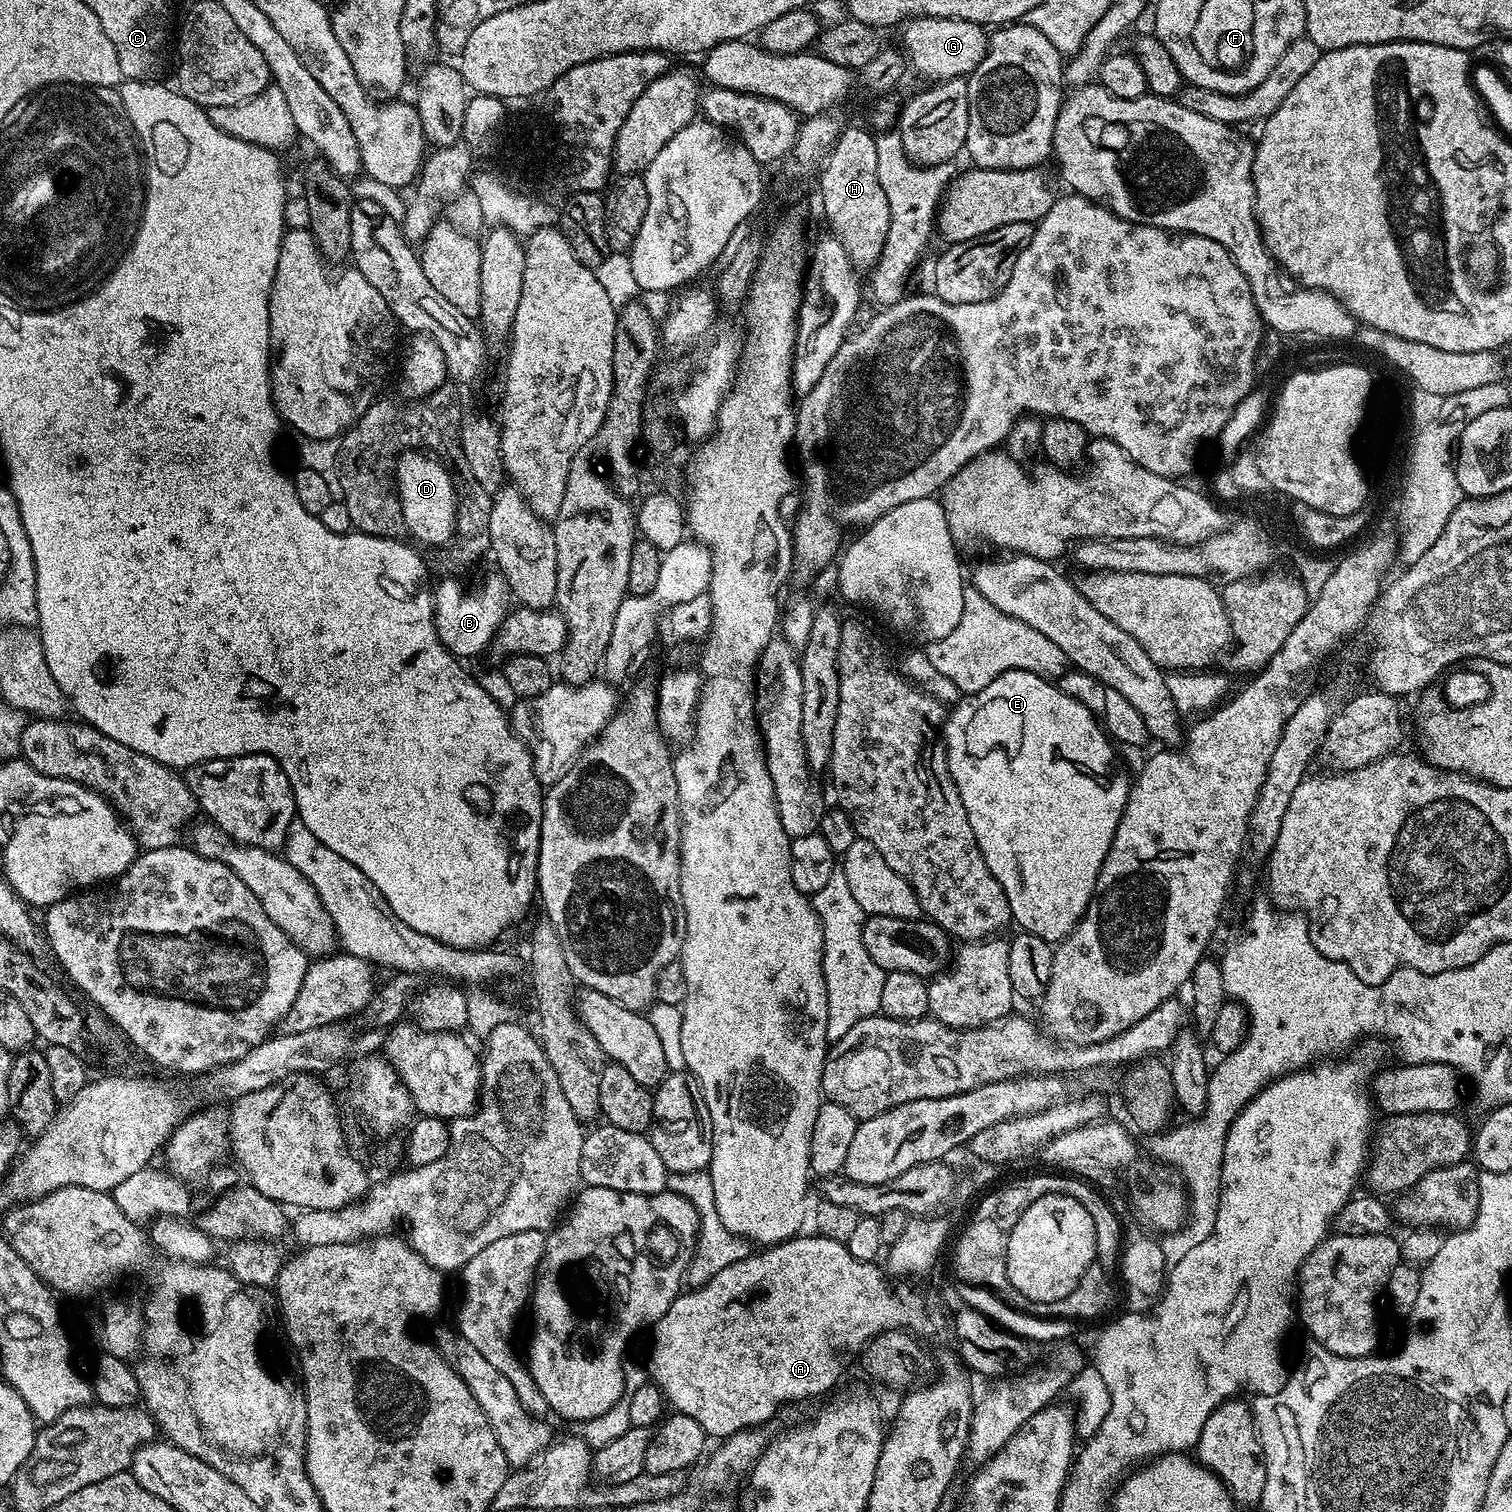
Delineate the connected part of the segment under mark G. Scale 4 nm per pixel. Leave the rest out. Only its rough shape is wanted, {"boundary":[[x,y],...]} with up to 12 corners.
{"boundary":[[909,19],[902,46],[932,80],[971,75],[989,33],[972,20]]}

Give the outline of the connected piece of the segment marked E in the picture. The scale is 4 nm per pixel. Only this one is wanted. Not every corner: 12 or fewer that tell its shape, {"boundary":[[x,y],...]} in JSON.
{"boundary":[[1014,670],[942,725],[1017,929],[1066,939],[1128,801],[1101,721]]}

